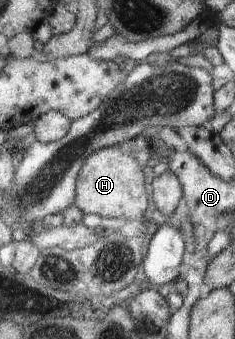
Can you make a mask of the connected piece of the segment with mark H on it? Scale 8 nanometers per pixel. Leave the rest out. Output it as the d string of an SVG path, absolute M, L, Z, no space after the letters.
M120 144L100 148L92 152L84 162L77 179L76 206L84 213L106 218L141 221L148 209L146 175L134 153L124 151Z

